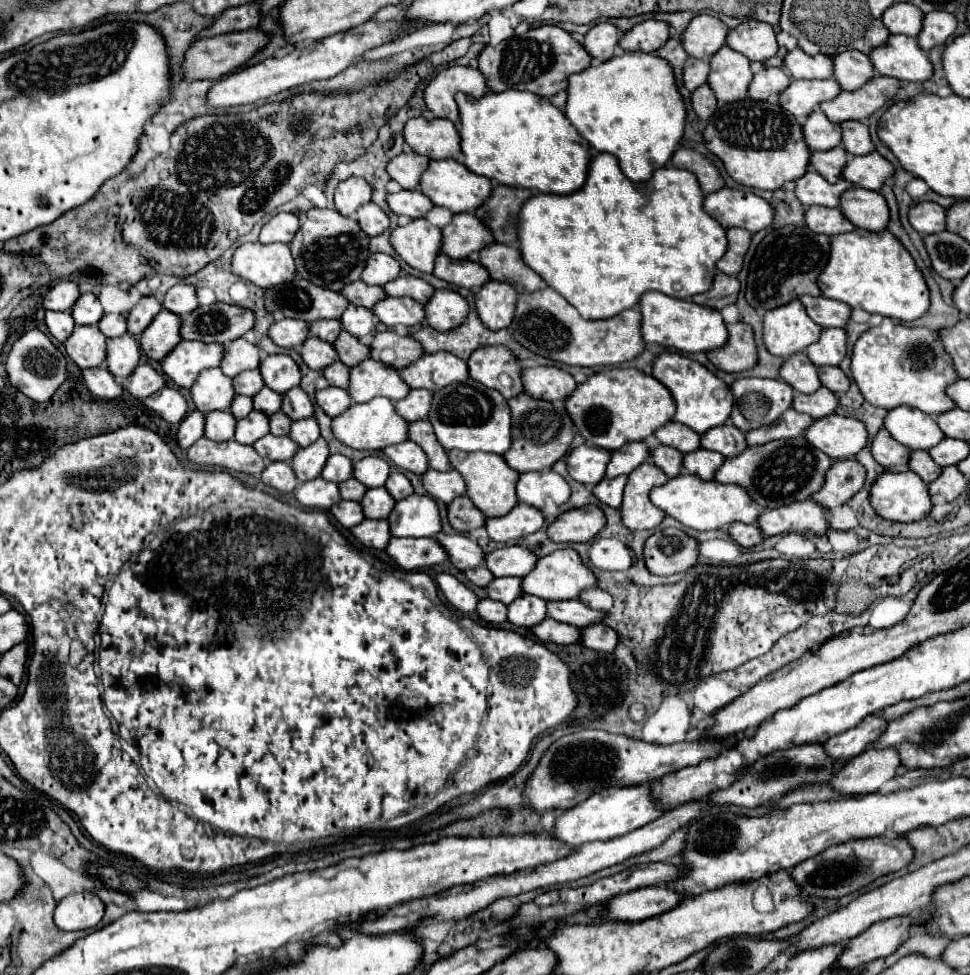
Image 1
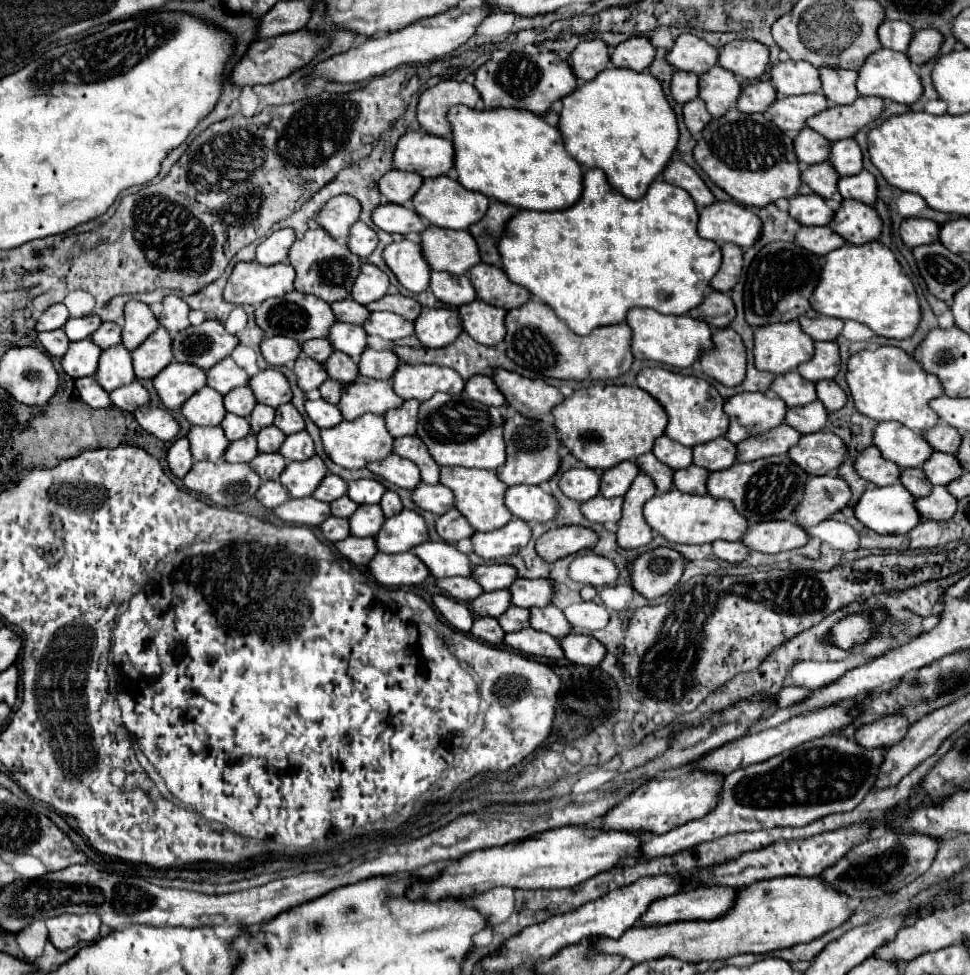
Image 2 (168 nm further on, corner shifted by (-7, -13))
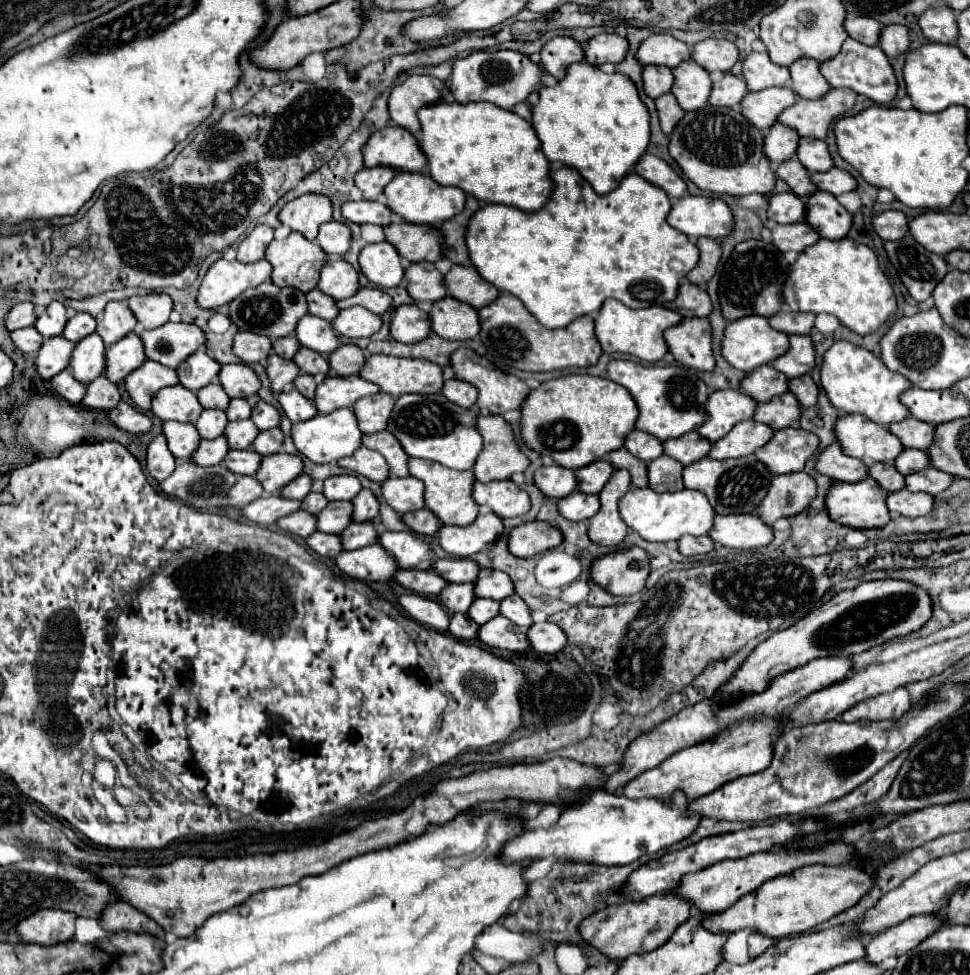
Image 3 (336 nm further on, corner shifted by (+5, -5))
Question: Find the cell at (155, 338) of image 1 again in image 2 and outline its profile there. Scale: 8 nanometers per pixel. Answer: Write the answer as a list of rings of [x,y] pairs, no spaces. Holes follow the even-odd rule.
[[[158,328],[142,346],[132,352],[136,378],[154,378],[172,362],[174,354],[170,342],[172,338],[168,330]]]

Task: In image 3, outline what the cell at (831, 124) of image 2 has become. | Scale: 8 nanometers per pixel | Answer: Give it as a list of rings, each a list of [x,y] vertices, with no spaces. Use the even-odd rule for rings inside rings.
[[[834,88],[818,100],[798,100],[794,106],[778,116],[778,122],[794,128],[800,136],[826,138],[832,120],[846,114],[854,102],[856,92],[846,88]]]

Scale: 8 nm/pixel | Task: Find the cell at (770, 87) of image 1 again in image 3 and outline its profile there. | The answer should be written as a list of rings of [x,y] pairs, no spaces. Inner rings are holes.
[[[726,74],[720,82],[716,82],[716,84],[712,86],[712,94],[710,94],[708,102],[710,102],[712,106],[736,108],[746,94],[748,94],[746,82],[744,82],[740,76]]]

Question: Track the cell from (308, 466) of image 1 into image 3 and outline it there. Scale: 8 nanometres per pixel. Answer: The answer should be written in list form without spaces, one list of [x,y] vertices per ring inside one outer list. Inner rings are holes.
[[[282,452],[282,454],[264,456],[254,478],[262,484],[266,494],[276,494],[298,474],[302,474],[302,460],[298,456]]]

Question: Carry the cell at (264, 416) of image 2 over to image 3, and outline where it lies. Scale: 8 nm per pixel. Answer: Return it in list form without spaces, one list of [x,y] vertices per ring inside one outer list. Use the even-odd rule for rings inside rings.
[[[232,398],[230,406],[226,408],[226,416],[228,416],[228,422],[232,420],[244,420],[244,418],[250,418],[250,404],[242,398]]]

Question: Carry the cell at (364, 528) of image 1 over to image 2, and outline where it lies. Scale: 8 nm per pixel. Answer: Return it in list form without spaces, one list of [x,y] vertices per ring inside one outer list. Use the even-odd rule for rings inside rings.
[[[348,536],[340,542],[336,542],[338,552],[348,558],[350,562],[358,566],[366,566],[370,558],[378,554],[378,548],[374,546],[374,538],[358,538],[358,536]]]

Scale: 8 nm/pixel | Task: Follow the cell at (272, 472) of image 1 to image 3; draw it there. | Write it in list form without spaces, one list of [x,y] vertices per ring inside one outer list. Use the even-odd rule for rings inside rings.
[[[240,476],[228,492],[228,504],[234,508],[242,508],[242,506],[250,504],[252,500],[260,498],[262,494],[264,494],[264,490],[258,484],[258,480],[254,480],[252,476]]]

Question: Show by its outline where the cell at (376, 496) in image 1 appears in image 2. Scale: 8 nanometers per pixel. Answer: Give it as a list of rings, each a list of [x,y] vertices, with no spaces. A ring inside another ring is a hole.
[[[378,504],[358,506],[358,510],[350,516],[350,534],[352,536],[374,536],[382,528],[382,508]]]

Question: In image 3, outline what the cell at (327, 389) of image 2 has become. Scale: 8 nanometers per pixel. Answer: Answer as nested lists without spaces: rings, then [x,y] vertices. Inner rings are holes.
[[[300,374],[296,380],[294,380],[294,388],[308,400],[314,400],[314,390],[316,390],[316,382],[310,374]]]

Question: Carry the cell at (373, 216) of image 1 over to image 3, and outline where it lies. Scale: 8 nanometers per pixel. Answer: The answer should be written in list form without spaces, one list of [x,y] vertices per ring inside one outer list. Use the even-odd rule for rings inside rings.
[[[326,222],[320,226],[320,232],[316,236],[316,242],[318,246],[328,254],[344,254],[348,248],[350,248],[350,240],[352,240],[352,234],[348,230],[346,224],[340,224],[340,222]]]

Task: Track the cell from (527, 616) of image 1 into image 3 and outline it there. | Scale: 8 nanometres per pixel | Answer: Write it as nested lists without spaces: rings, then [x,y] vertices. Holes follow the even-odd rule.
[[[476,598],[474,606],[470,606],[468,618],[474,620],[476,624],[484,624],[484,622],[488,622],[490,618],[494,618],[498,614],[498,606],[500,606],[500,602],[496,602],[496,600]]]

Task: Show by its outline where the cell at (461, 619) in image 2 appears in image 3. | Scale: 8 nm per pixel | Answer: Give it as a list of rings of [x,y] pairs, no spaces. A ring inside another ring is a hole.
[[[406,594],[406,596],[398,598],[398,604],[412,620],[416,620],[424,626],[430,626],[438,632],[448,630],[450,618],[448,618],[446,610],[436,600],[430,600],[430,598],[420,596],[420,594]]]

